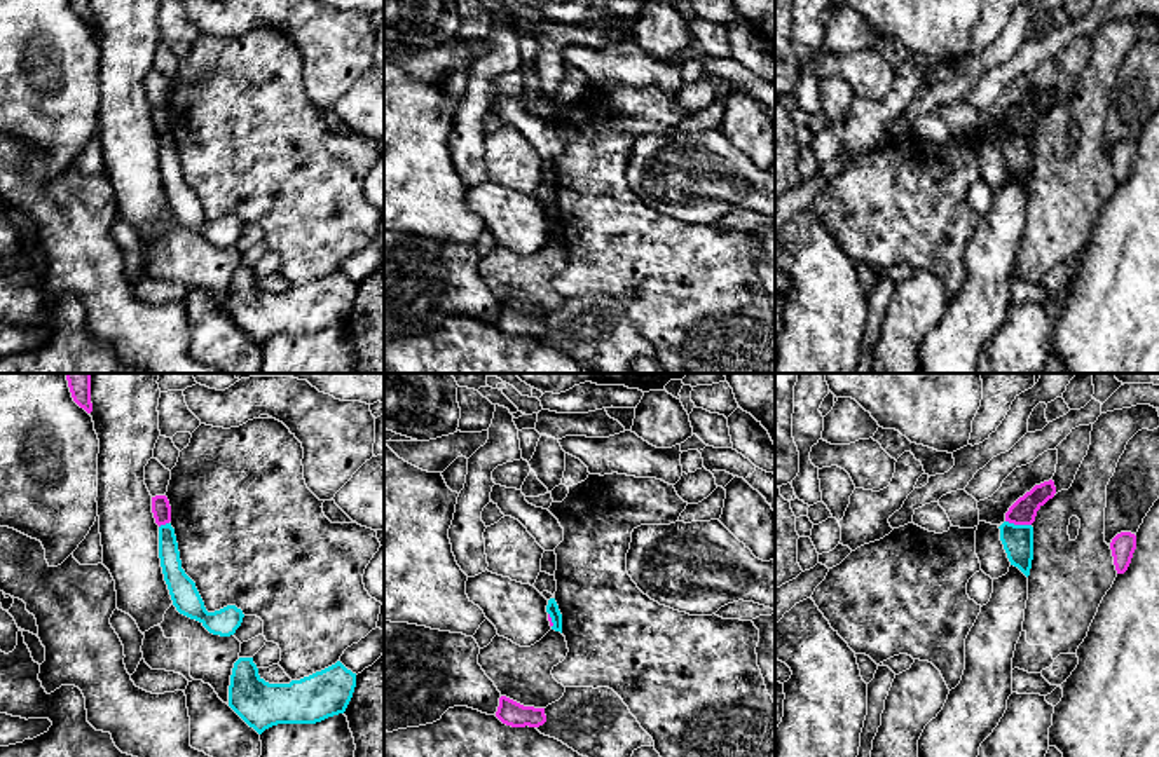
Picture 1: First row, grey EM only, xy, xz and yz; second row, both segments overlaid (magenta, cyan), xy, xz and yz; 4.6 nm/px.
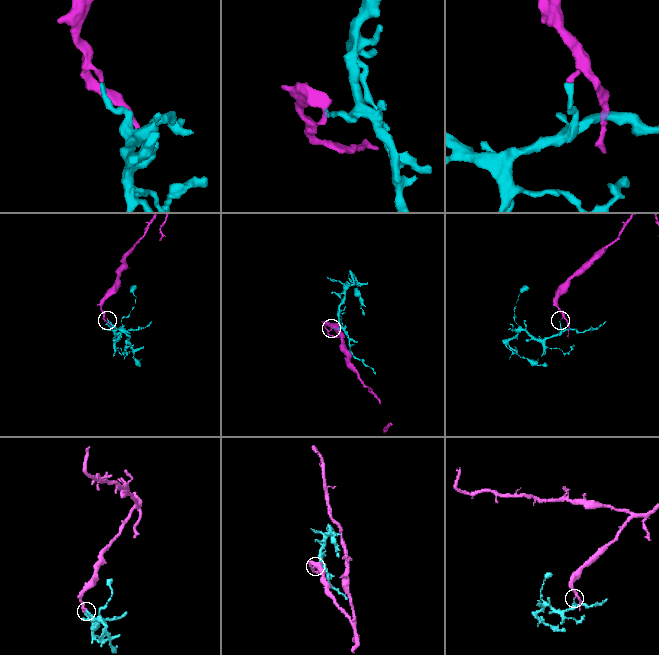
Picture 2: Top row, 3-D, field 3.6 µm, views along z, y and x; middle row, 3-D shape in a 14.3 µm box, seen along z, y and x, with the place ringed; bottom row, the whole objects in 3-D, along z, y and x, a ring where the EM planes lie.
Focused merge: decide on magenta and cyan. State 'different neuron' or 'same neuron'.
different neuron

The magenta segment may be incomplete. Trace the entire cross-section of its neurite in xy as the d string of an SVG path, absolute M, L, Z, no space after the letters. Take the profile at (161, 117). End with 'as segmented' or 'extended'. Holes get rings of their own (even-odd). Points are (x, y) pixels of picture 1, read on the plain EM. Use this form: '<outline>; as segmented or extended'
M166 105L152 106L152 122L159 136L171 131L171 115Z; as segmented

